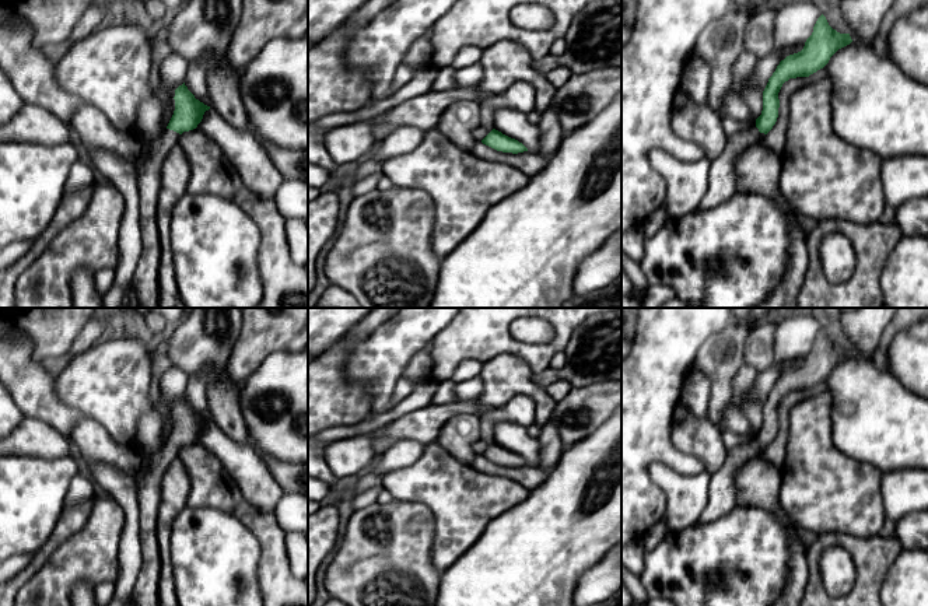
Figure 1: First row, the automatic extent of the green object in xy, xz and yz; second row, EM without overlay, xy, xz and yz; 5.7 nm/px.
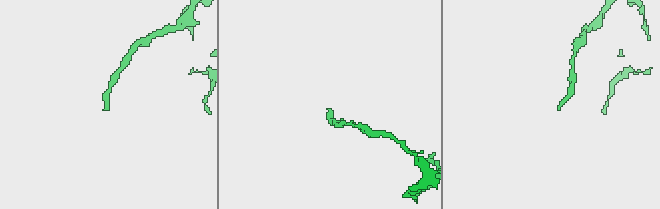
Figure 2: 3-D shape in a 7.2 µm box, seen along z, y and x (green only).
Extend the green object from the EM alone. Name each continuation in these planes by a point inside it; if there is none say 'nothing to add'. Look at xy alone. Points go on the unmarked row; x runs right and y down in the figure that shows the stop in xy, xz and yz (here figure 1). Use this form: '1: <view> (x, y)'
1: xy (146, 589)

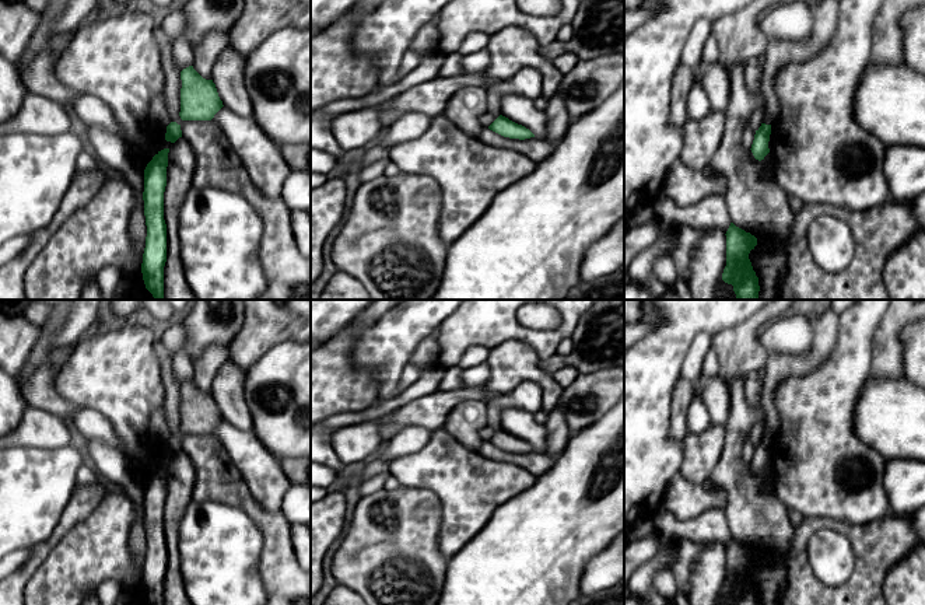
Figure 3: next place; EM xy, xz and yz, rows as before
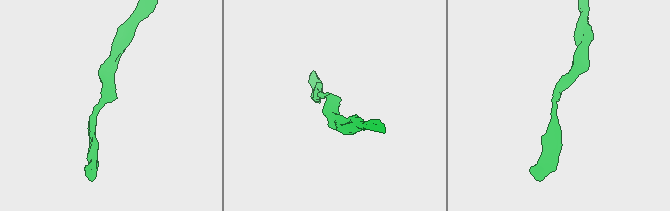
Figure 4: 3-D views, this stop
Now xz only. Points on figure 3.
nothing to add

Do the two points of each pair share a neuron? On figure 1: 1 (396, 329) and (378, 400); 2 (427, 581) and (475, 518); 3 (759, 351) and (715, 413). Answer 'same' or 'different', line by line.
1: same
2: different
3: different

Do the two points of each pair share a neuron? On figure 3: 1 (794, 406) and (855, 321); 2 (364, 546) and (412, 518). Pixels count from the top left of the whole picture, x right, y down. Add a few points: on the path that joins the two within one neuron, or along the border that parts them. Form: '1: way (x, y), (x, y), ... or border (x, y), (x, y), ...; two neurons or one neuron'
1: way (816, 387), (854, 349), (855, 343); one neuron
2: way (375, 546), (381, 546), (400, 527); one neuron

